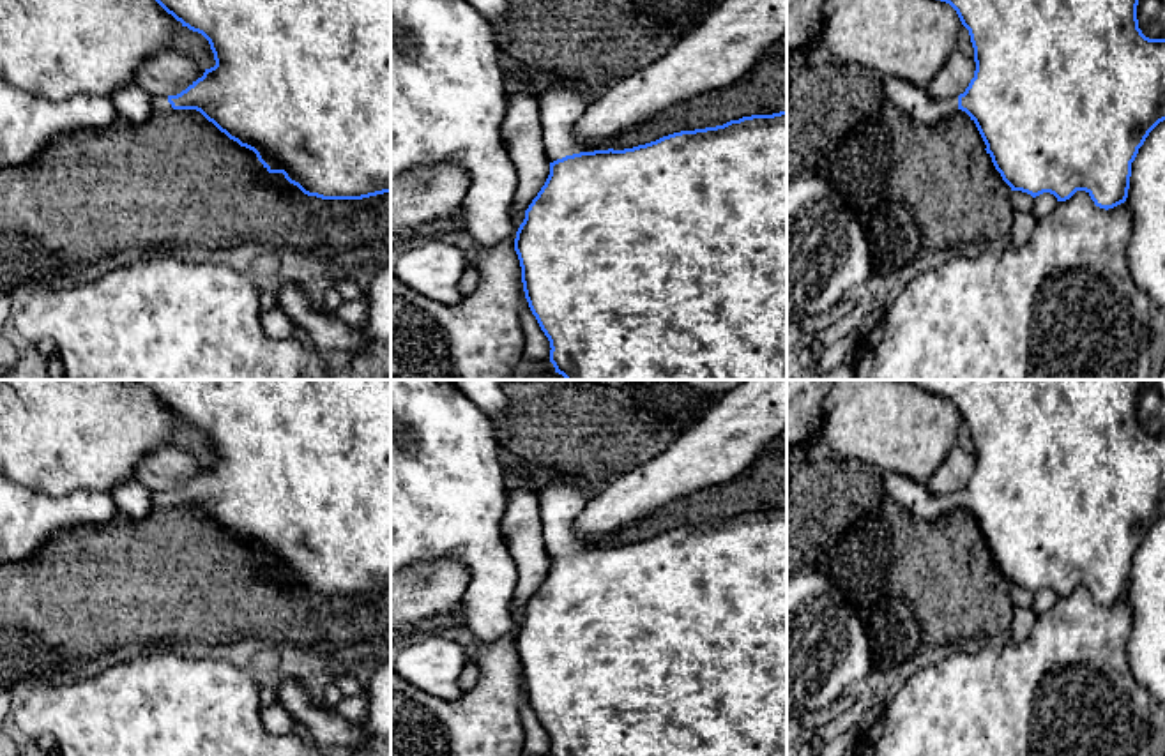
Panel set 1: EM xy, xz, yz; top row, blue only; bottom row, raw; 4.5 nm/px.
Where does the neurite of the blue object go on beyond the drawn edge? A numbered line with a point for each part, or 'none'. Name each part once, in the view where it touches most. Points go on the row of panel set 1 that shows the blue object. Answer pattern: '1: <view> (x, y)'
1: xz (559, 108)

